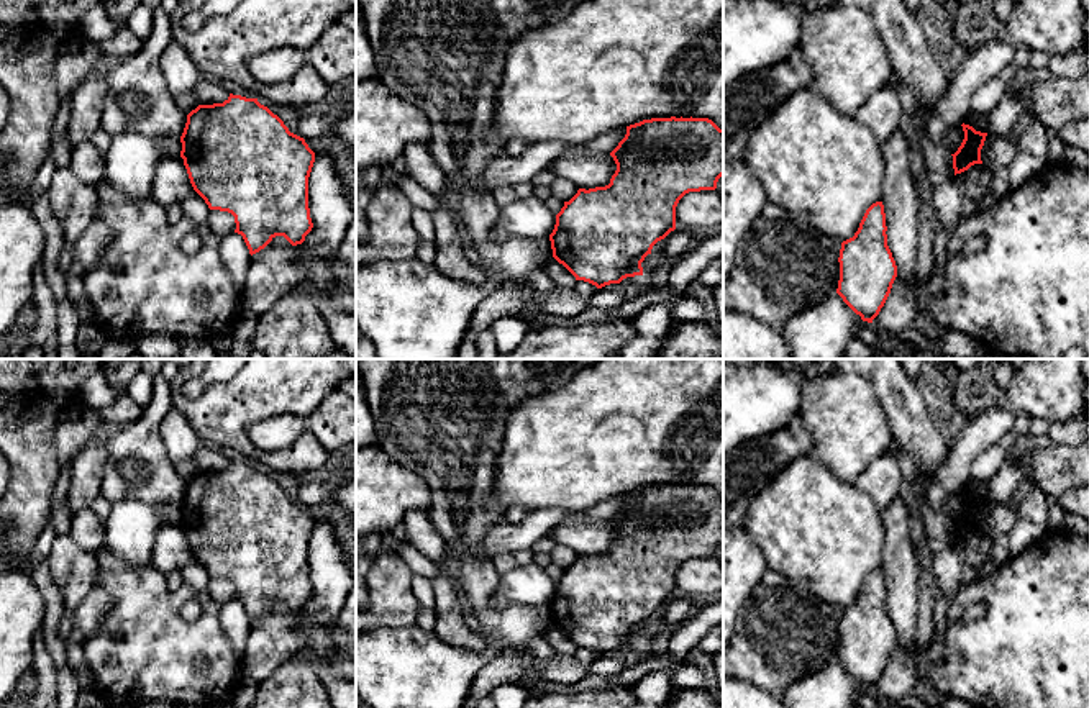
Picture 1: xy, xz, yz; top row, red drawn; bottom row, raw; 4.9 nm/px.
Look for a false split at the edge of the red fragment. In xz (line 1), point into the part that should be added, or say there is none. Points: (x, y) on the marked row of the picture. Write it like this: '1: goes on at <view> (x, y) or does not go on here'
1: does not go on here

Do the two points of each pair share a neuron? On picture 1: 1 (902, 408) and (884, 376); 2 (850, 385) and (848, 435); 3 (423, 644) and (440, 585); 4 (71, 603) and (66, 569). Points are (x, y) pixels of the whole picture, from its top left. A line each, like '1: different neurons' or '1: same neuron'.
1: same neuron
2: same neuron
3: different neurons
4: same neuron

